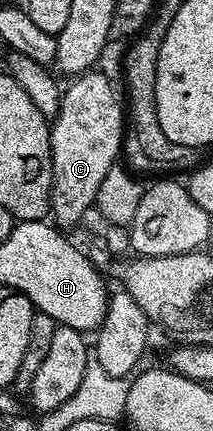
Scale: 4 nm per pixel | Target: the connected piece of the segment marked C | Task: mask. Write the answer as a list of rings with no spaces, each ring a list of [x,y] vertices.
[[[86,71],[74,76],[69,86],[65,85],[61,94],[61,106],[52,118],[49,131],[51,155],[53,156],[53,195],[49,198],[51,217],[62,230],[69,231],[85,217],[88,209],[97,204],[97,192],[103,184],[107,171],[118,164],[117,153],[123,149],[123,134],[127,128],[127,117],[123,112],[123,101],[118,90],[99,71]]]

